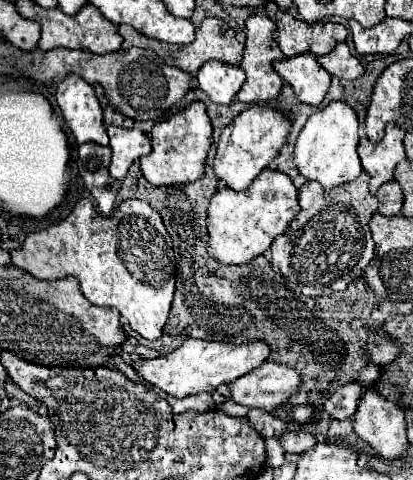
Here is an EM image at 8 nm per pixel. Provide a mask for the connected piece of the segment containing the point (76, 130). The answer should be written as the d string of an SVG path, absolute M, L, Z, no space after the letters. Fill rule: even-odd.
M68 74L56 90L56 102L80 144L96 142L108 146L108 134L102 124L102 108L94 88L76 74Z

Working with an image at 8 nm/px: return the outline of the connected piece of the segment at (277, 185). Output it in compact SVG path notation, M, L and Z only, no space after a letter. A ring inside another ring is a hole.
M268 168L262 170L256 176L256 180L242 192L236 192L236 190L232 192L230 188L220 188L208 204L208 218L206 218L206 224L208 224L208 254L222 264L248 264L256 256L264 254L278 234L284 234L288 230L290 222L298 216L298 210L300 210L298 192L296 192L292 180L286 174L276 172L276 170L268 170Z

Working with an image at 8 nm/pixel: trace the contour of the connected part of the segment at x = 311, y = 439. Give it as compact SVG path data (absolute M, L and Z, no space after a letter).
M284 432L280 436L280 444L286 452L294 452L294 454L302 454L308 448L316 446L316 436L310 432Z

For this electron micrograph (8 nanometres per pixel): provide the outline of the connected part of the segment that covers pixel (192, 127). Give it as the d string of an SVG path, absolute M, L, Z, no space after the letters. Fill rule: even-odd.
M192 102L182 112L170 116L168 120L158 122L150 132L150 140L152 152L140 158L142 174L150 184L168 186L194 182L204 172L204 160L212 144L212 122L206 114L206 106L202 102Z

